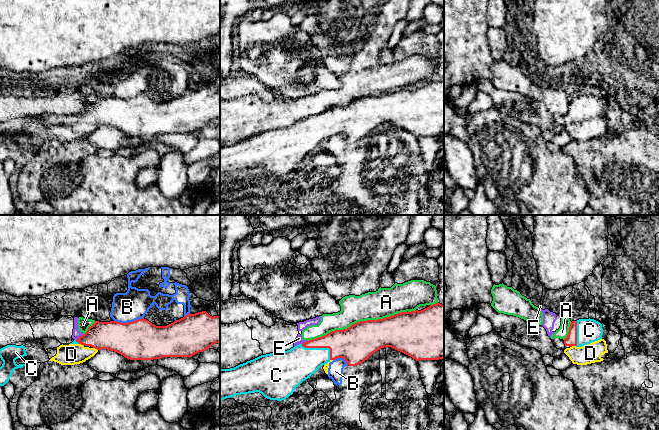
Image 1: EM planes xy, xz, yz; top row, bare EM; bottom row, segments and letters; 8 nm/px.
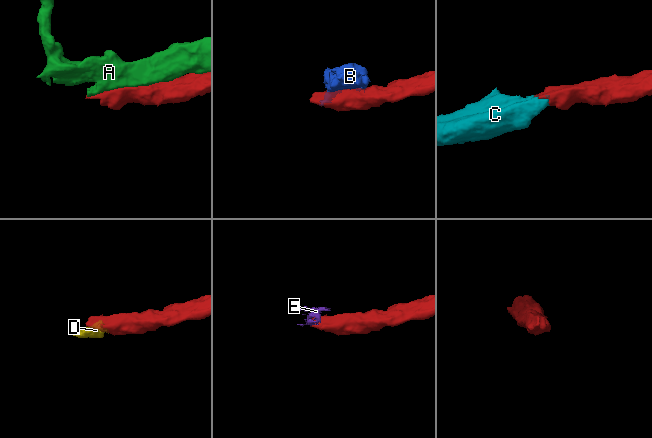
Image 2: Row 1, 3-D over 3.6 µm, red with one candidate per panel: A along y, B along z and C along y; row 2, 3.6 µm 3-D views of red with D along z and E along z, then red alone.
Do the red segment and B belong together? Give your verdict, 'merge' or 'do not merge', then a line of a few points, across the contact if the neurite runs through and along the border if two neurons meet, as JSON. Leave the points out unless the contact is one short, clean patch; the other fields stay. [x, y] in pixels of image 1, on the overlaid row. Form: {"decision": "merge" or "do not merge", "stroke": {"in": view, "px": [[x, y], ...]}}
{"decision": "do not merge"}

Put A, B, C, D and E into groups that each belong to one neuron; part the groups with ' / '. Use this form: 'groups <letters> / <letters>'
groups A E / B D / C

